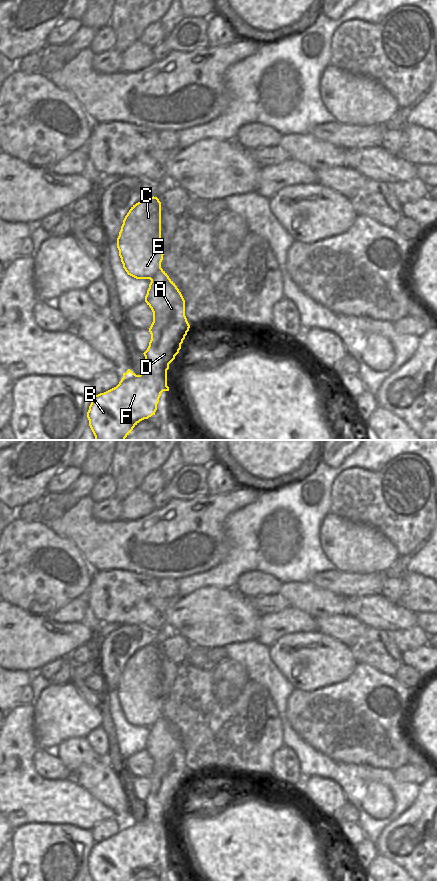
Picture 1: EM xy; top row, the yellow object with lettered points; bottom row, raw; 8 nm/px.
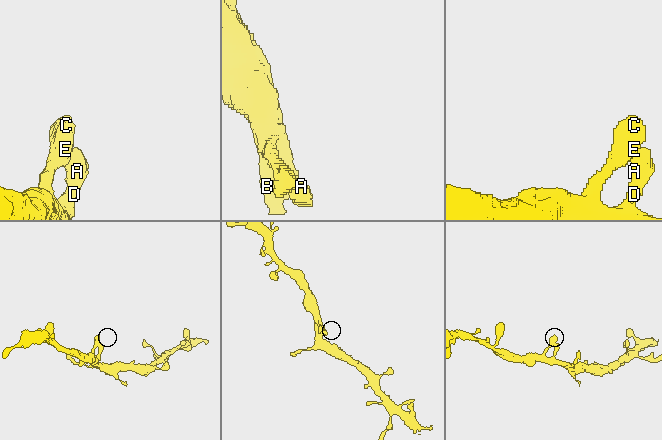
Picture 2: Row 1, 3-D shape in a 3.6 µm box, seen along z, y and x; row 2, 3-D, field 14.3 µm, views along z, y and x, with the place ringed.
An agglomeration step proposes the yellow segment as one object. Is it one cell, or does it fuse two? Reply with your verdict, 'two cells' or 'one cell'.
one cell

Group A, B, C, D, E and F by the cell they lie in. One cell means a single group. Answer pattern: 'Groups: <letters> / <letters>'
Groups: A B C D E F.

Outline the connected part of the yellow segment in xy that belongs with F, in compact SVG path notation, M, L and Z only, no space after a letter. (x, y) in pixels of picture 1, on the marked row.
M148 197L131 207L123 220L117 238L117 248L128 275L136 279L151 280L145 296L145 302L153 312L153 322L149 328L151 340L143 353L145 370L136 375L128 369L116 387L95 395L91 400L87 418L95 440L125 440L140 421L155 415L161 393L169 391L169 364L179 353L190 328L185 316L185 300L175 283L161 268L164 254L161 238L161 202L157 197Z

